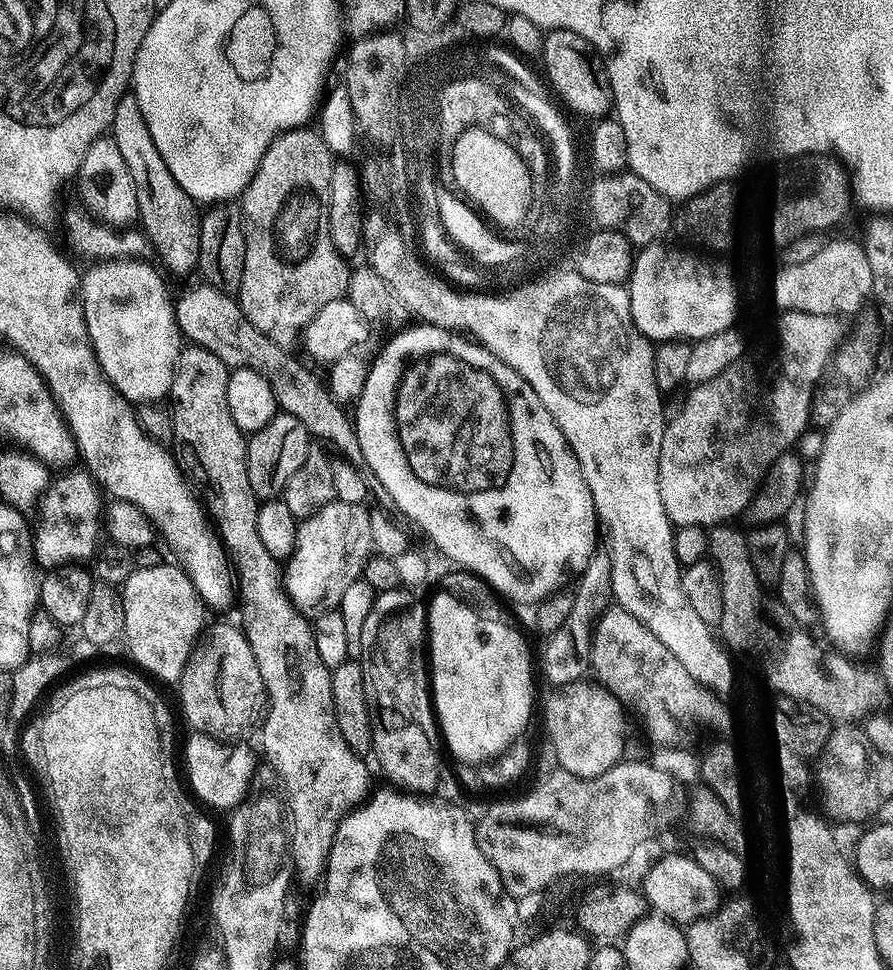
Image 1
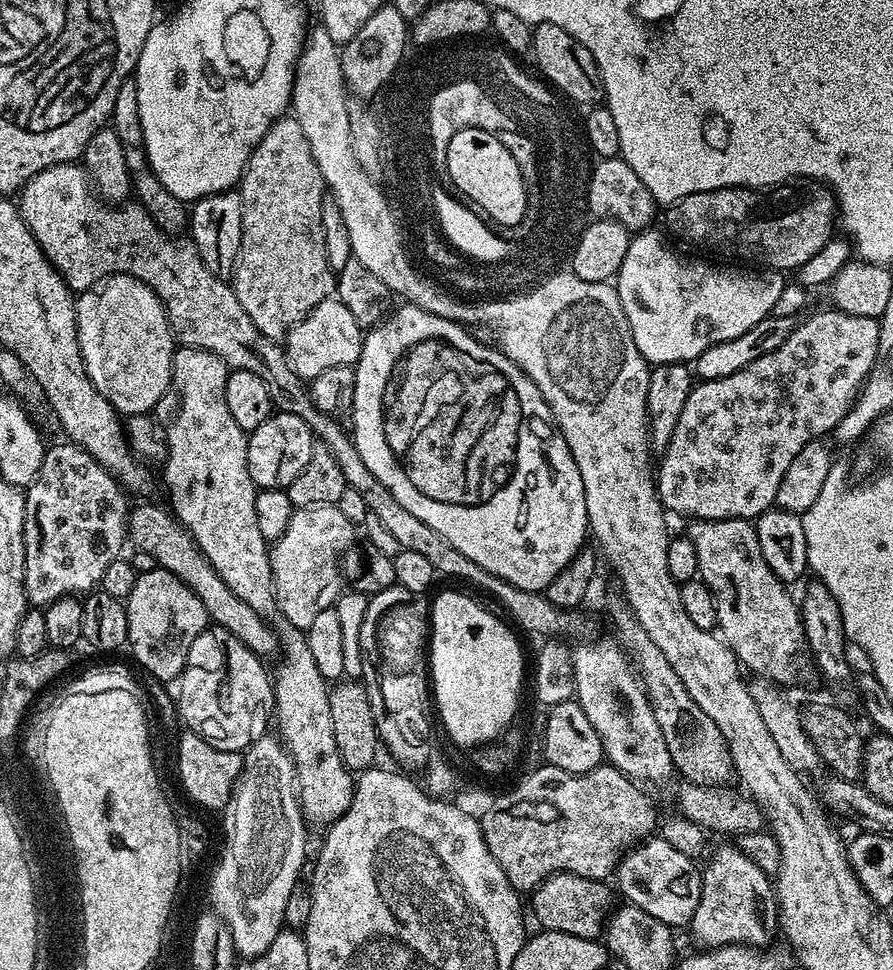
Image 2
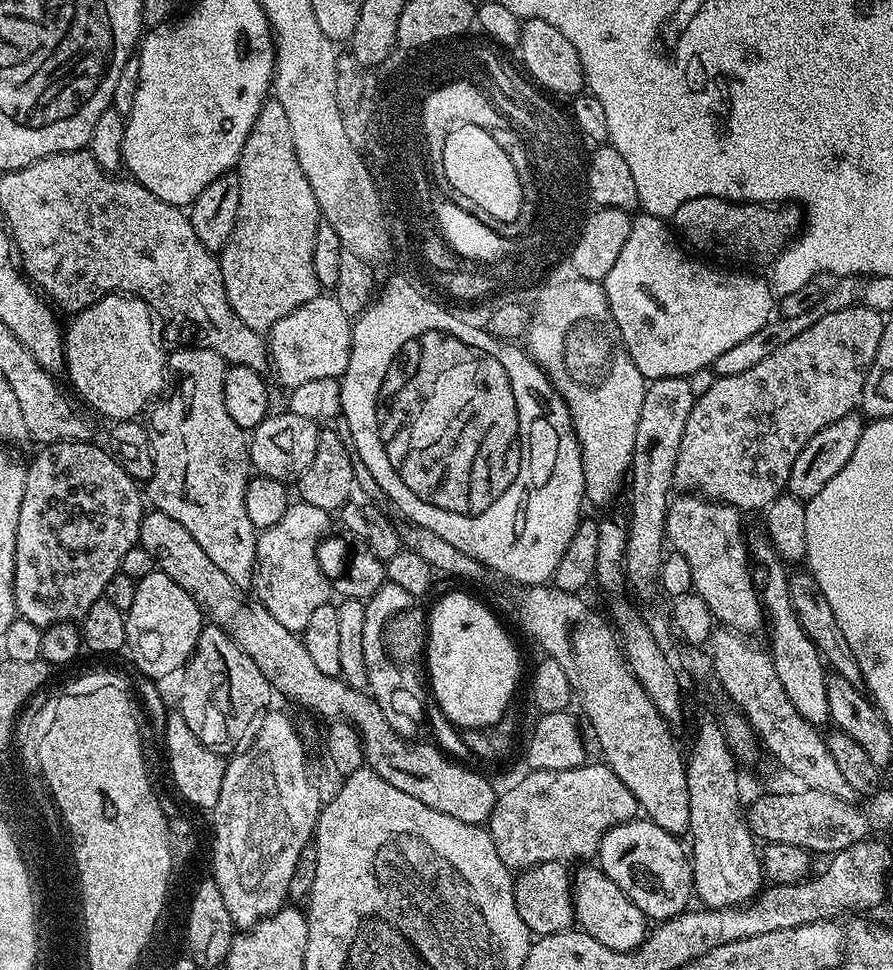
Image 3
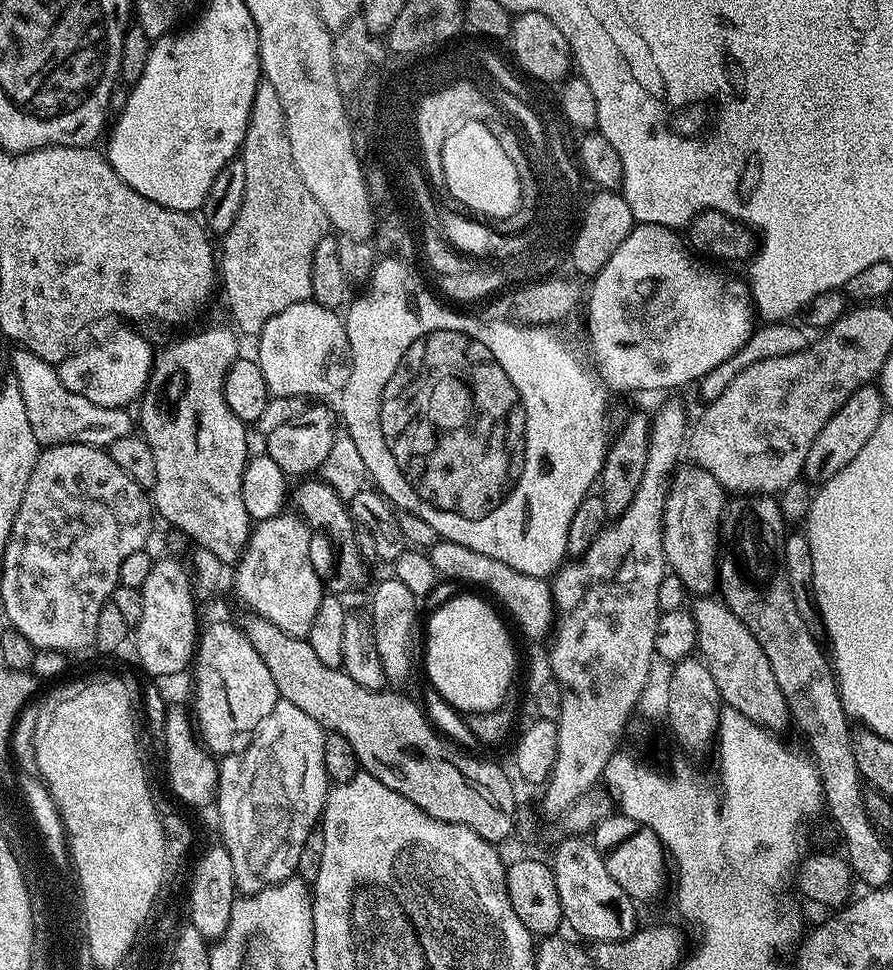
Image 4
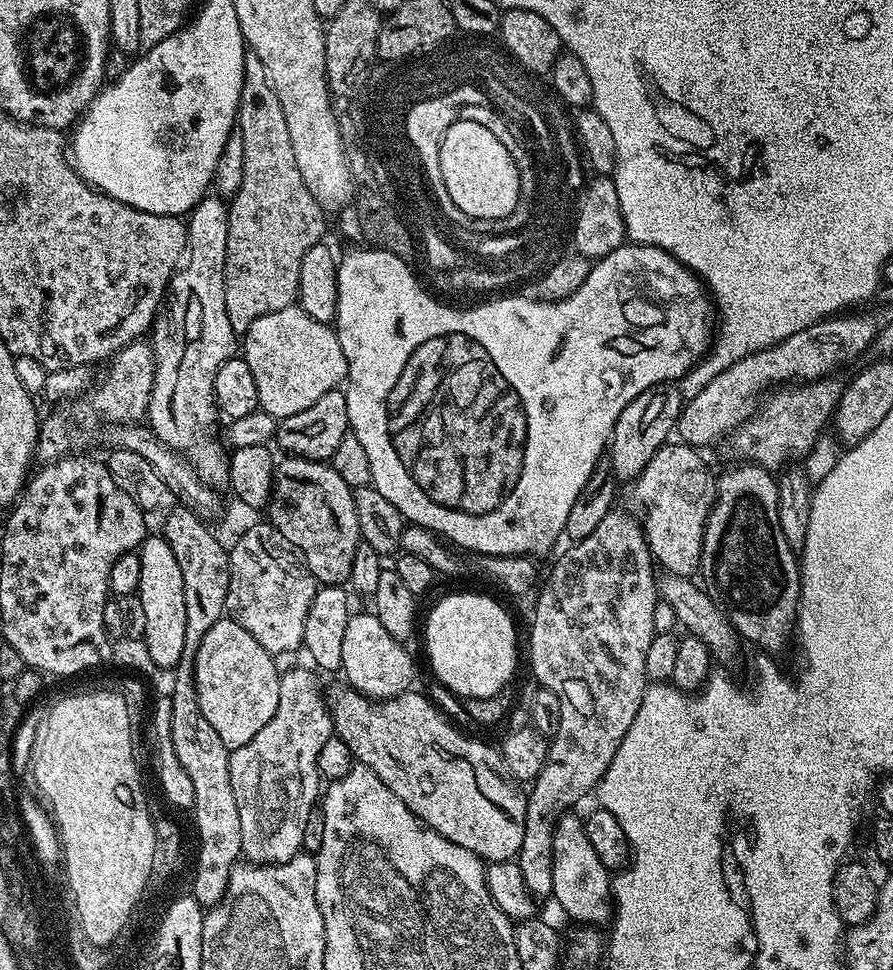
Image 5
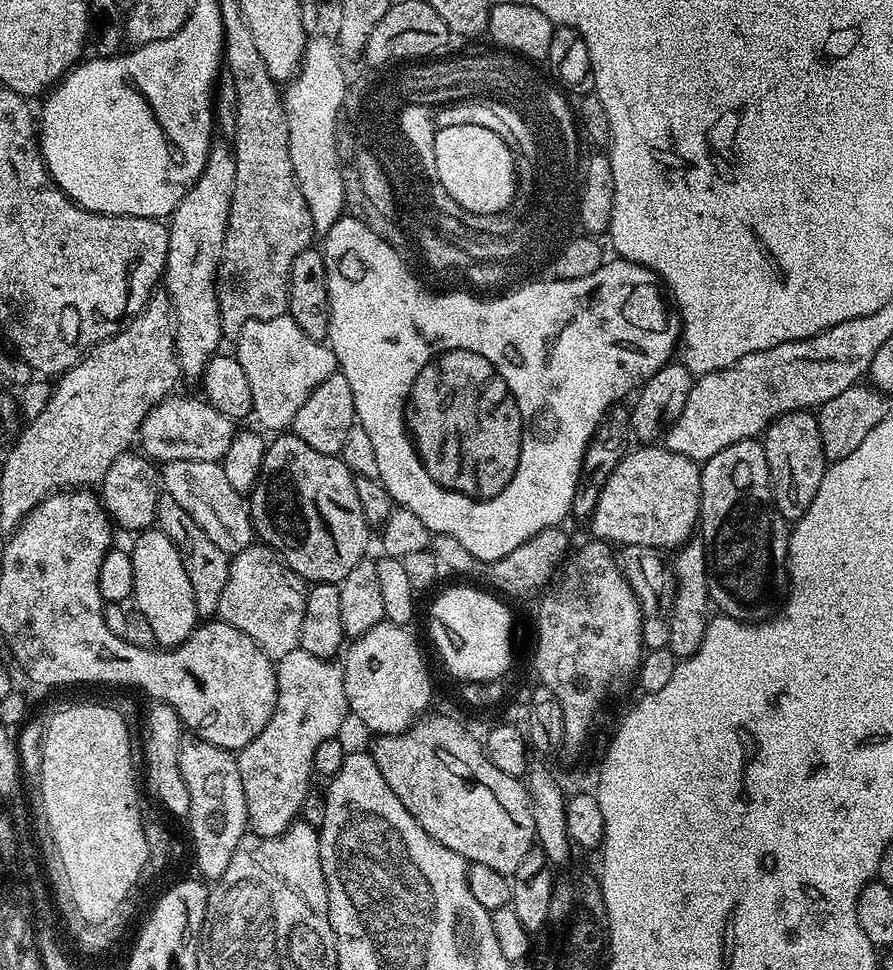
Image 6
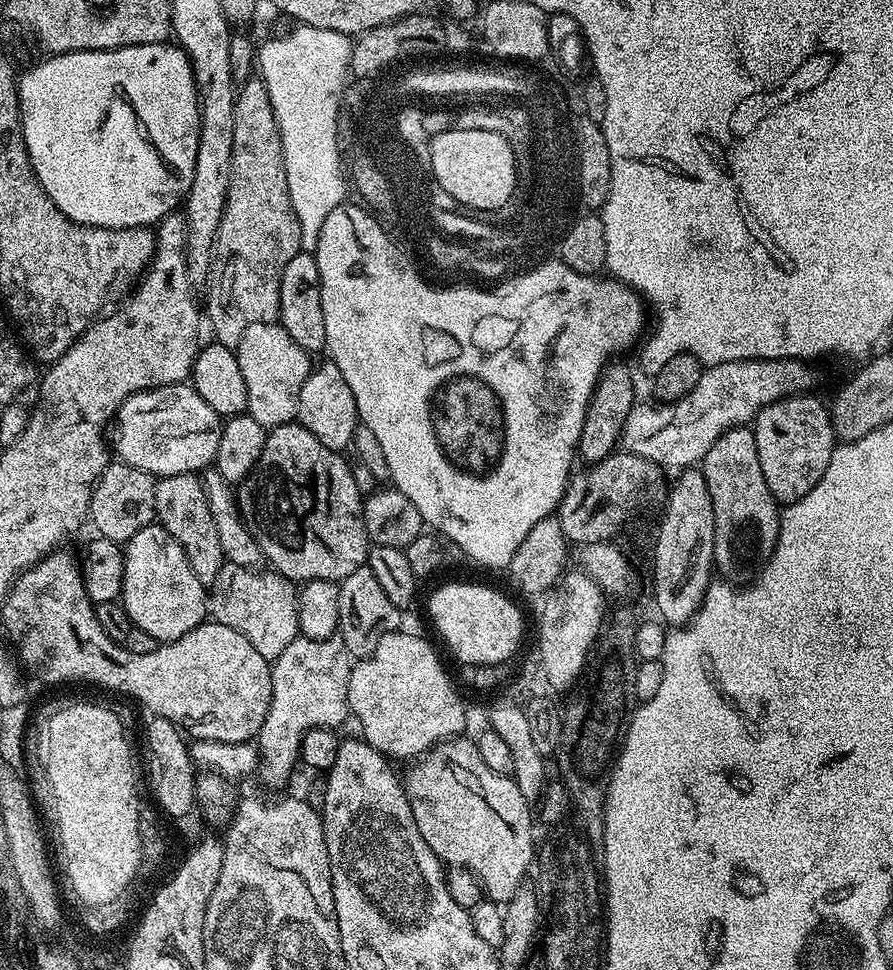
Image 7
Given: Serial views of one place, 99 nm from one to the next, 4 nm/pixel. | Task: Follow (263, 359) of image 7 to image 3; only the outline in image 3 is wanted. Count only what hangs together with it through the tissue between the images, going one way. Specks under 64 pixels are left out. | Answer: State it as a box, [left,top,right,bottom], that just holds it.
[266,294,353,390]

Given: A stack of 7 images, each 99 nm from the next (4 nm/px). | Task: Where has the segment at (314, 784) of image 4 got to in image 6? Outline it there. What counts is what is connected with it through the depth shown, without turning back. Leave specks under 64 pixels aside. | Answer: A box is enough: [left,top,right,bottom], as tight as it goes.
[239,648,350,836]

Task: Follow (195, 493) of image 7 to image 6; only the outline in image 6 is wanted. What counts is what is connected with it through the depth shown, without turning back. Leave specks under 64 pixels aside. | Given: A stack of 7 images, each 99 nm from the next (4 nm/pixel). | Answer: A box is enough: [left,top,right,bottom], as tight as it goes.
[156,494,229,617]

